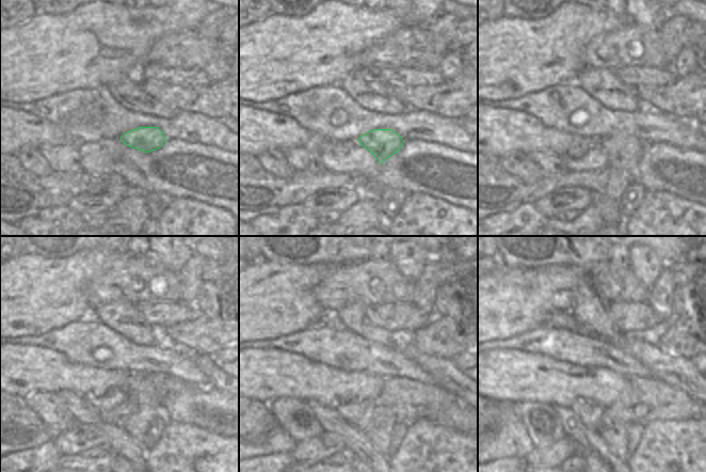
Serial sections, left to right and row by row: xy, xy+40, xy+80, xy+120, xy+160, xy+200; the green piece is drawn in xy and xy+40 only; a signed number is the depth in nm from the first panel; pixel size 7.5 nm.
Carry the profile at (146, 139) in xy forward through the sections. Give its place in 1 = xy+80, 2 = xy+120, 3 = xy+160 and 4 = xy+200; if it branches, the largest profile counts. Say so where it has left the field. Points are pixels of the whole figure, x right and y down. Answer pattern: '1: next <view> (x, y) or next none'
1: next xy+80 (624, 151)
2: next xy+120 (151, 390)
3: next xy+160 (407, 400)
4: next xy+200 (645, 399)

